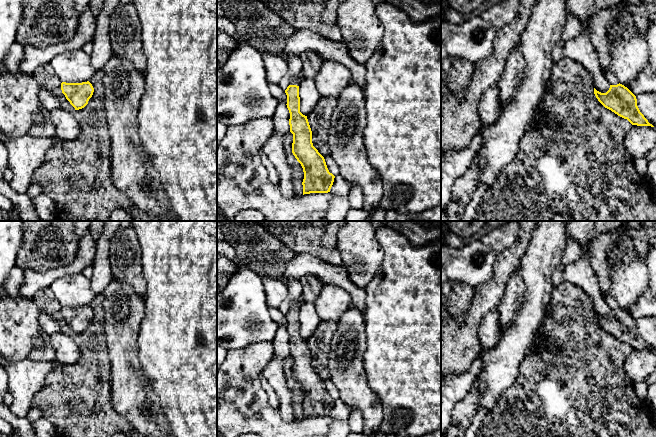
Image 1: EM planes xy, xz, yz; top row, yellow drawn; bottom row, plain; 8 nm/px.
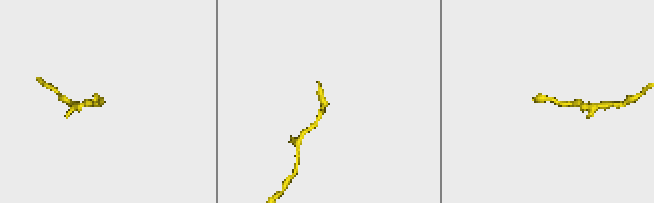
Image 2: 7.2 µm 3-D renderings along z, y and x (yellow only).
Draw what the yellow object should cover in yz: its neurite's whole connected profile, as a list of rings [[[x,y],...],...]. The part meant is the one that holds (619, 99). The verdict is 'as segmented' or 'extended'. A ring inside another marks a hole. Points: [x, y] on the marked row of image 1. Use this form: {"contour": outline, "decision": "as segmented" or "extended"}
{"contour": [[[610,85],[606,93],[601,93],[594,88],[598,101],[607,109],[618,116],[627,119],[632,125],[651,126],[637,106],[636,96],[624,85]]], "decision": "as segmented"}

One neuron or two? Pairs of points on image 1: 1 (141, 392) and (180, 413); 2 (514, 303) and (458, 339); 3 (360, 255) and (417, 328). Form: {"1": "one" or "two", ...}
{"1": "two", "2": "two", "3": "two"}

